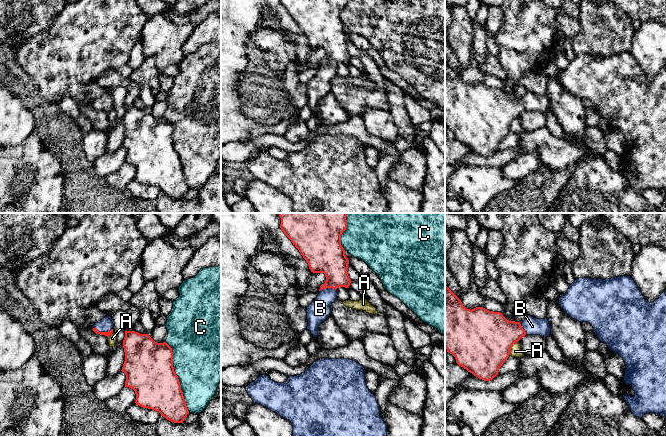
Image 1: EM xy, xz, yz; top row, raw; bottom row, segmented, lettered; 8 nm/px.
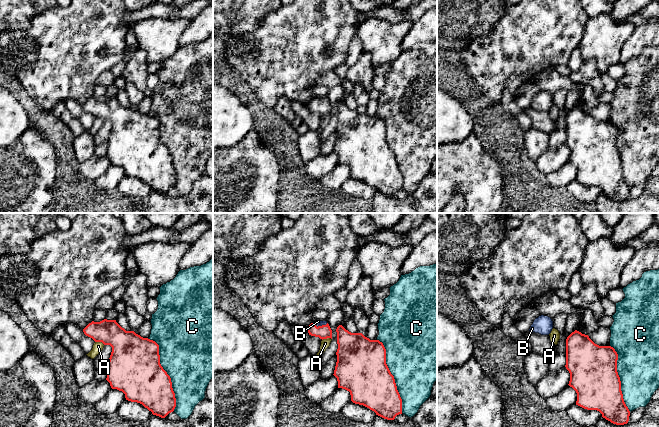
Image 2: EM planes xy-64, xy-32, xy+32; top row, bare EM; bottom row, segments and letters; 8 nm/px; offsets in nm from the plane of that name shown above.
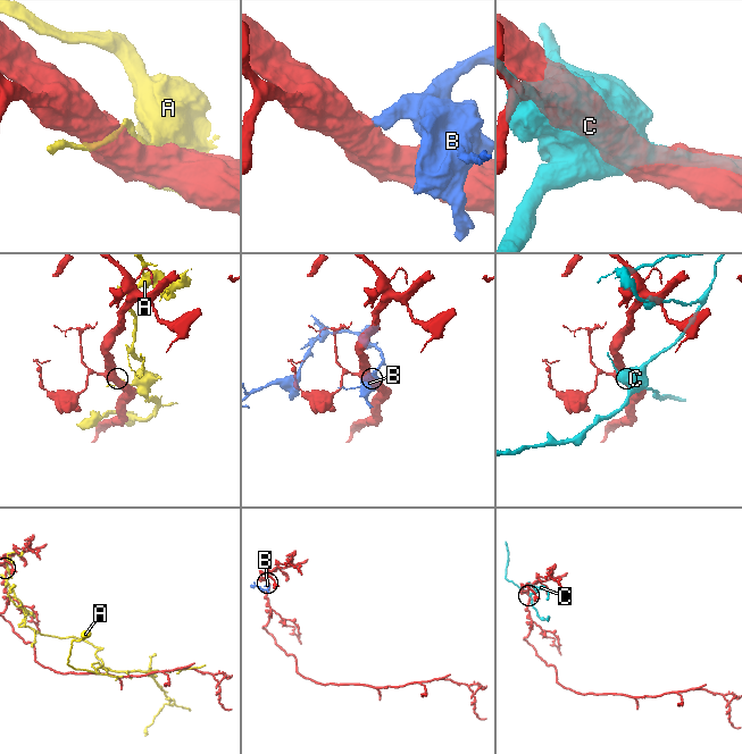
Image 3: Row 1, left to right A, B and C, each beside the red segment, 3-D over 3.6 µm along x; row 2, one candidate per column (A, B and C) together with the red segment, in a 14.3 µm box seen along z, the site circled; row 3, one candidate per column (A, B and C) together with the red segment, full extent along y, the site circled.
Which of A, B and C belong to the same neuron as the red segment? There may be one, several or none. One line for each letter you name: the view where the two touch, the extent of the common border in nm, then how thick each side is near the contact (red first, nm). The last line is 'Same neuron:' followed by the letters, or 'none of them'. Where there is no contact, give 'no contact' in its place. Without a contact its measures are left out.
B: contact in xy; length 160 nm; calibres 40 and 110 nm
Same neuron: B

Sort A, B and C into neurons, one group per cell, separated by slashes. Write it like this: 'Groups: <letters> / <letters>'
Groups: A / B / C

